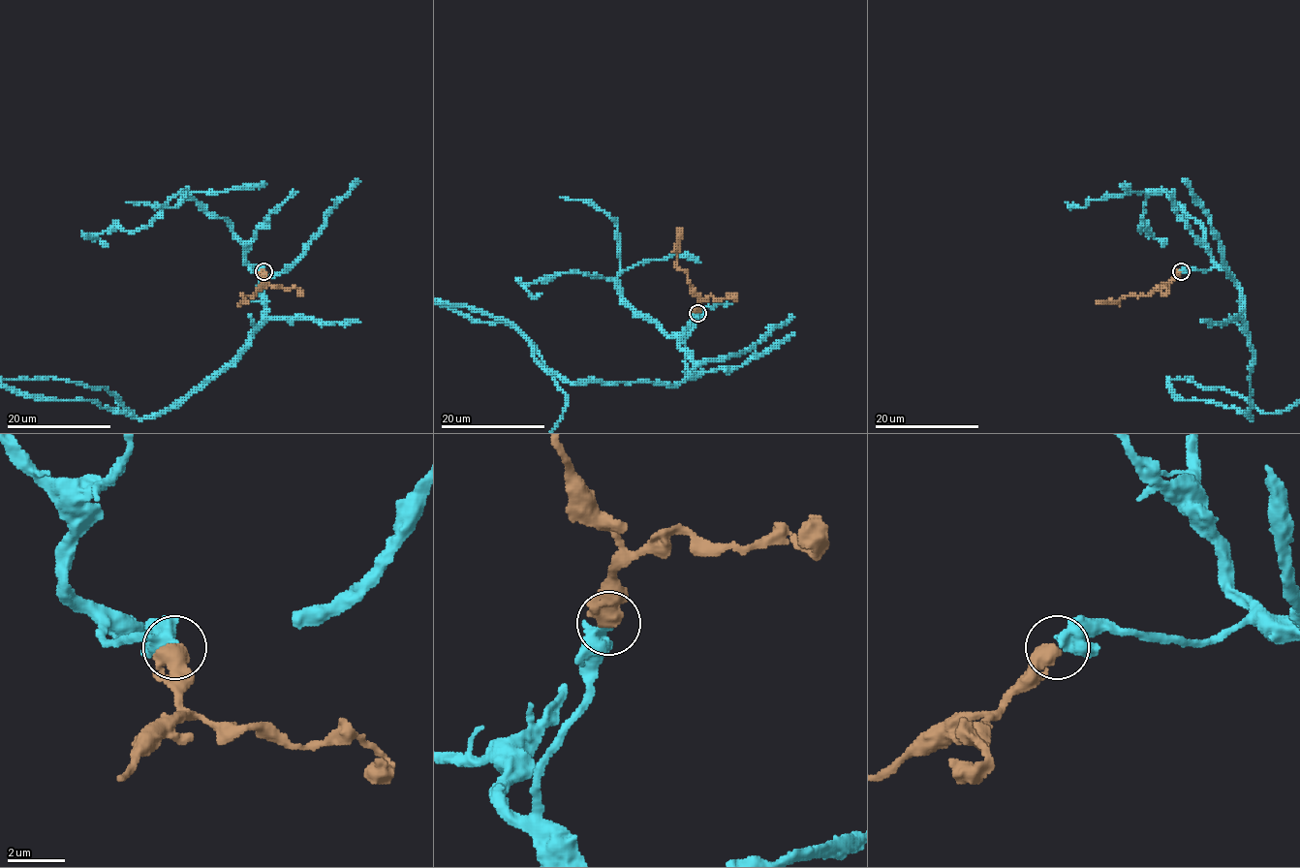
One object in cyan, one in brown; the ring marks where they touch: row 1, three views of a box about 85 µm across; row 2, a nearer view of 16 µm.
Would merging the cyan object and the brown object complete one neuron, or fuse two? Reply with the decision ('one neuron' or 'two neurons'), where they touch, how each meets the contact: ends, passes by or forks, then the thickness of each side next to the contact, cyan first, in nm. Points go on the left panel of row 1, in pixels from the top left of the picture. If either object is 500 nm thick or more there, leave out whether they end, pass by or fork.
one neuron; at (263, 271); 550 nm thick on the cyan side, 650 nm on the other

